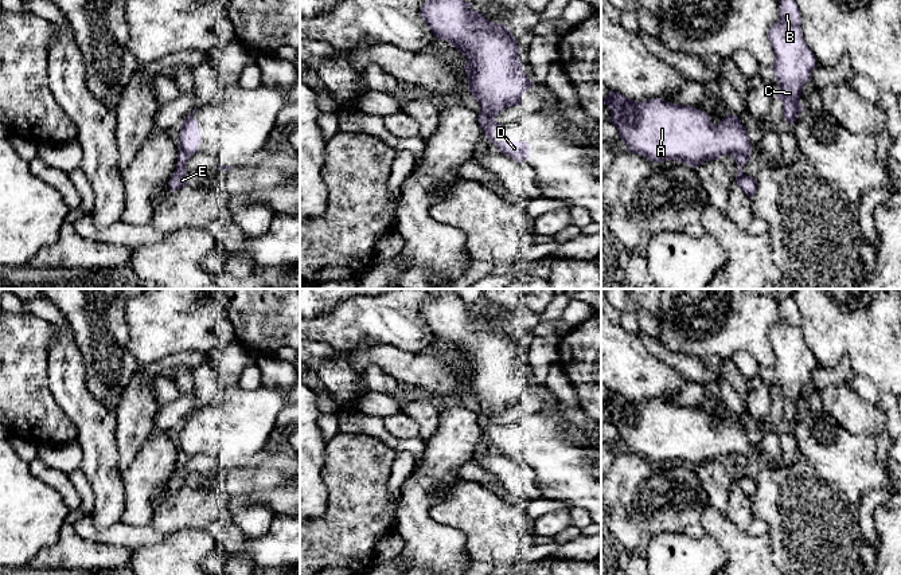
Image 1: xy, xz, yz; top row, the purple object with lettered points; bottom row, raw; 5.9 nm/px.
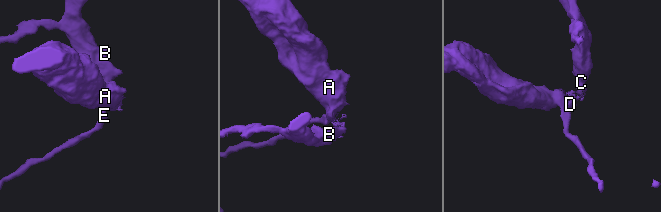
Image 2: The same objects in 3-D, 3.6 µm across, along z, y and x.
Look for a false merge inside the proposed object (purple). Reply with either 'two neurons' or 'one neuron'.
two neurons

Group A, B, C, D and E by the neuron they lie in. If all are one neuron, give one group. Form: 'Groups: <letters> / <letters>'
Groups: A B C D / E

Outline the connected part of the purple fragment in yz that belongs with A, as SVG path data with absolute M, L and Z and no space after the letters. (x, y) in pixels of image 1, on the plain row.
M612 391L601 400L601 406L609 408L609 423L617 429L628 453L651 462L676 461L697 469L705 462L718 461L733 453L750 458L753 447L737 416L728 415L714 427L710 415L697 408L672 404L662 399L637 403Z

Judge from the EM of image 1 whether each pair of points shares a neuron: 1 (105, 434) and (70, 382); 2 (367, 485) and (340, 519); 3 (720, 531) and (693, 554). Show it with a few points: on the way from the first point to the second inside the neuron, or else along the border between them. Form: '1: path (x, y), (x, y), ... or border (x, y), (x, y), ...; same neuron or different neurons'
1: path (92, 421), (73, 395); same neuron
2: path (359, 493), (348, 511); same neuron
3: border (706, 534), (724, 551), (726, 560); different neurons

